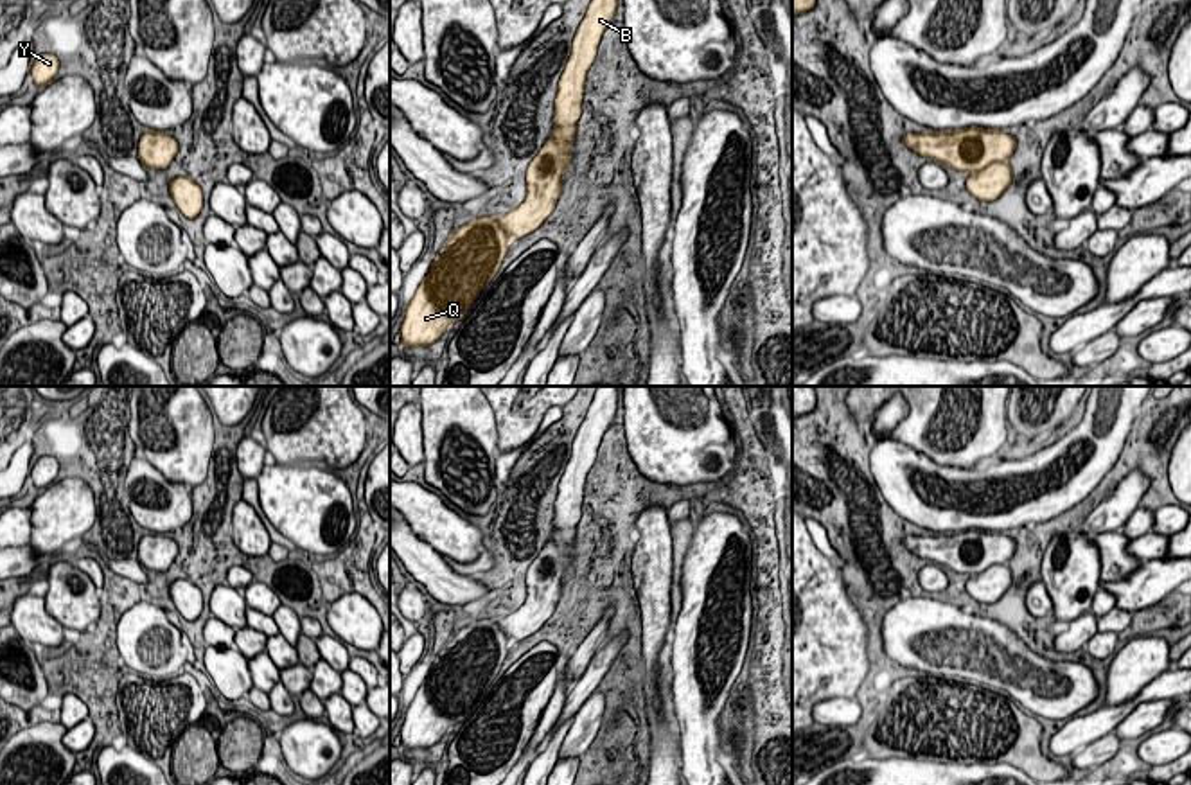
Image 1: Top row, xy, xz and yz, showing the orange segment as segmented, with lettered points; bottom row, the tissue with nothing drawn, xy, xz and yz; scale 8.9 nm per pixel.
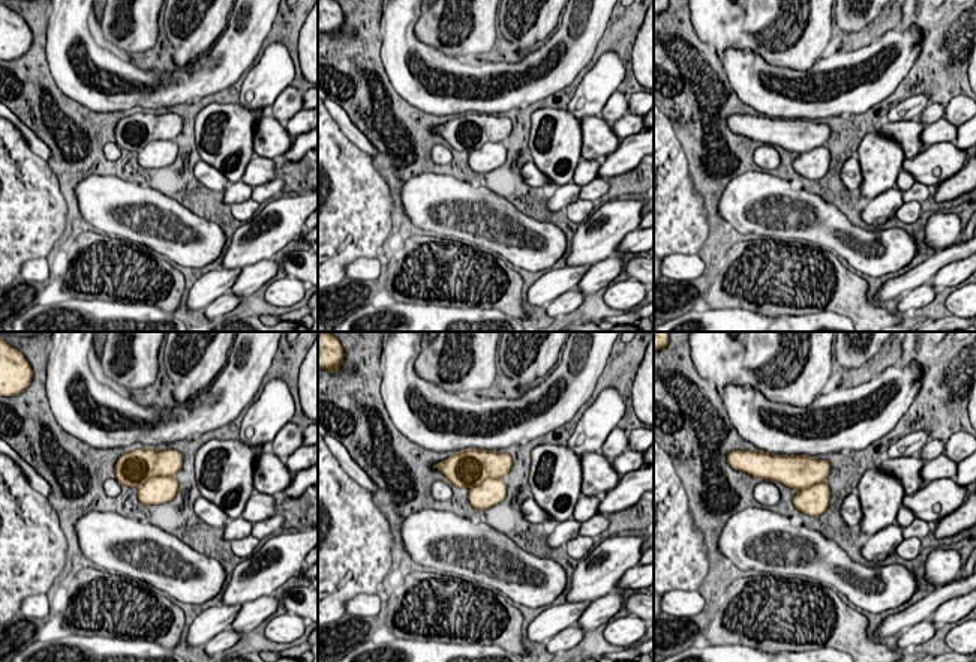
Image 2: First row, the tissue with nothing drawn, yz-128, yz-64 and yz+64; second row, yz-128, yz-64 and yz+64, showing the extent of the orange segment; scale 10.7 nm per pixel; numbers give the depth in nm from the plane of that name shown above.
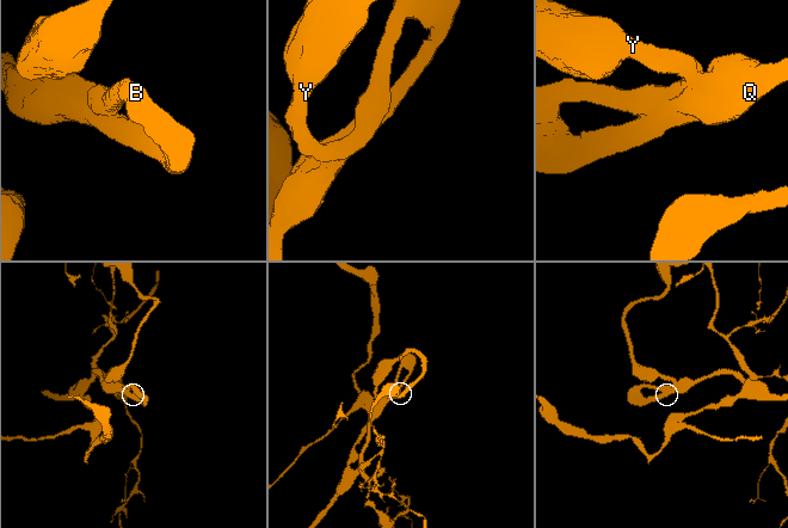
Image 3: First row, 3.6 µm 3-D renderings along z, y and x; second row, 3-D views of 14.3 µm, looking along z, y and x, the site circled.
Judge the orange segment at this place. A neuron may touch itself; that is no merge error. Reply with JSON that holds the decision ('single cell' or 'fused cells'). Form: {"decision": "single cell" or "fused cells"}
{"decision": "single cell"}

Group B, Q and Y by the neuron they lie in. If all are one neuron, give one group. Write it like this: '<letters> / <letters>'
B Q Y

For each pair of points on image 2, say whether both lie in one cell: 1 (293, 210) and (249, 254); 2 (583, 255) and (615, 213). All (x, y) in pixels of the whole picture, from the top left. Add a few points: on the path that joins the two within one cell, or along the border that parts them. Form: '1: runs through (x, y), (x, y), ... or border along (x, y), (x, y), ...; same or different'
1: runs through (284, 222), (261, 242); same
2: runs through (589, 245), (610, 224); same

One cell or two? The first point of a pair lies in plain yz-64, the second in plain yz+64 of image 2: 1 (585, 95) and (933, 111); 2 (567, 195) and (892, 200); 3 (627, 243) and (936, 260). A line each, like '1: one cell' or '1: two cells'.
1: two cells
2: one cell
3: one cell

